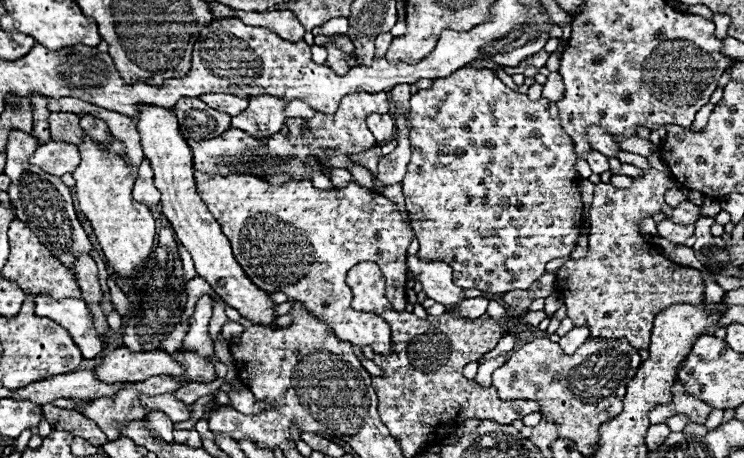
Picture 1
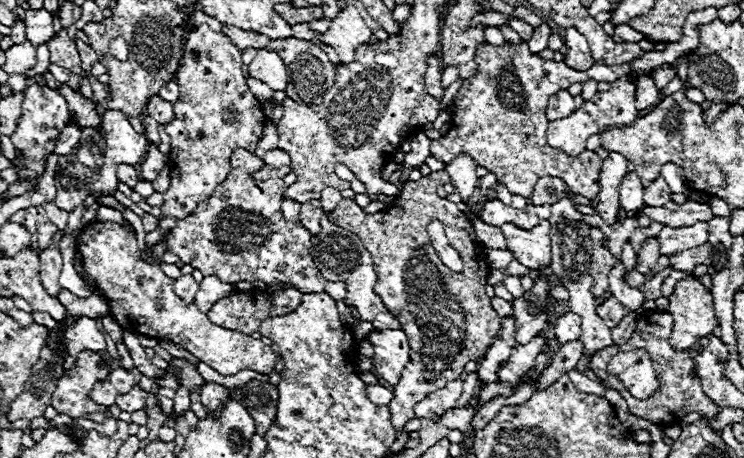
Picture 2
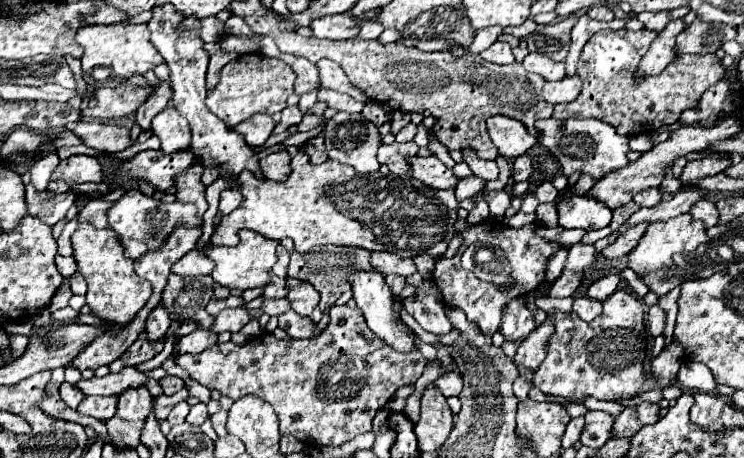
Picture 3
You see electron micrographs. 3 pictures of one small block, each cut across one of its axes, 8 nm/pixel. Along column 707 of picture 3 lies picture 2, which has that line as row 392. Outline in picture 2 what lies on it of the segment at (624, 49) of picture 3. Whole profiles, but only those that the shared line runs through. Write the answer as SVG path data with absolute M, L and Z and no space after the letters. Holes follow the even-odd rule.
M84 350L78 354L76 364L68 370L52 396L52 406L70 418L88 418L92 412L108 412L108 406L96 406L88 398L96 382L104 382L112 370L106 366L104 358L98 352Z

